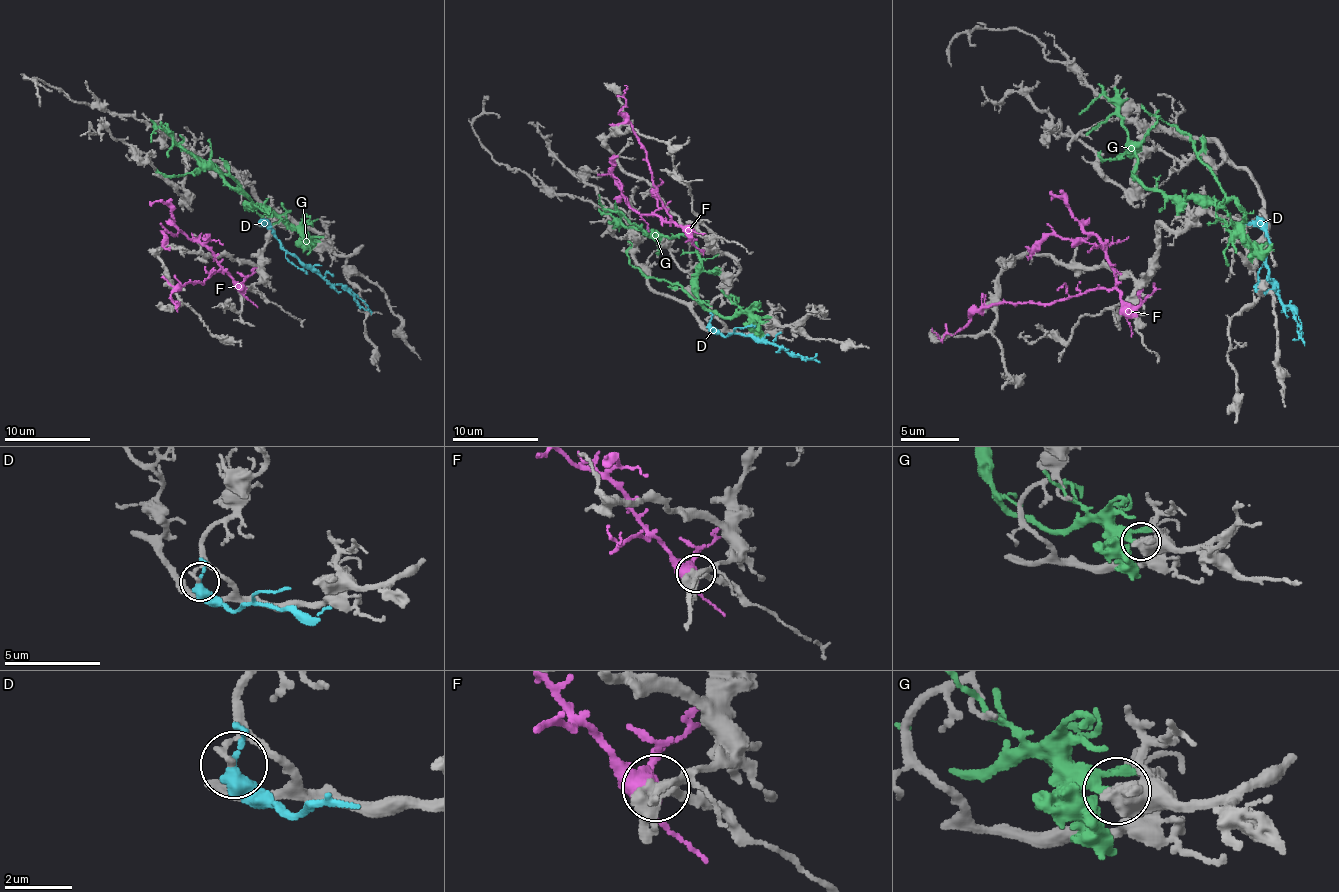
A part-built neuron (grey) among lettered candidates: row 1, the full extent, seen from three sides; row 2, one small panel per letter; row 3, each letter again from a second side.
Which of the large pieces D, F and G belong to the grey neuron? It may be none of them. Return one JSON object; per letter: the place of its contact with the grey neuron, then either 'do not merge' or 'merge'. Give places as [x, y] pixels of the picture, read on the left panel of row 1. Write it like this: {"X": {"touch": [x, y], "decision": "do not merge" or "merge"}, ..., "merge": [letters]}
{"D": {"touch": [262, 223], "decision": "do not merge"}, "F": {"touch": [244, 288], "decision": "do not merge"}, "G": {"touch": [317, 241], "decision": "do not merge"}, "merge": []}

